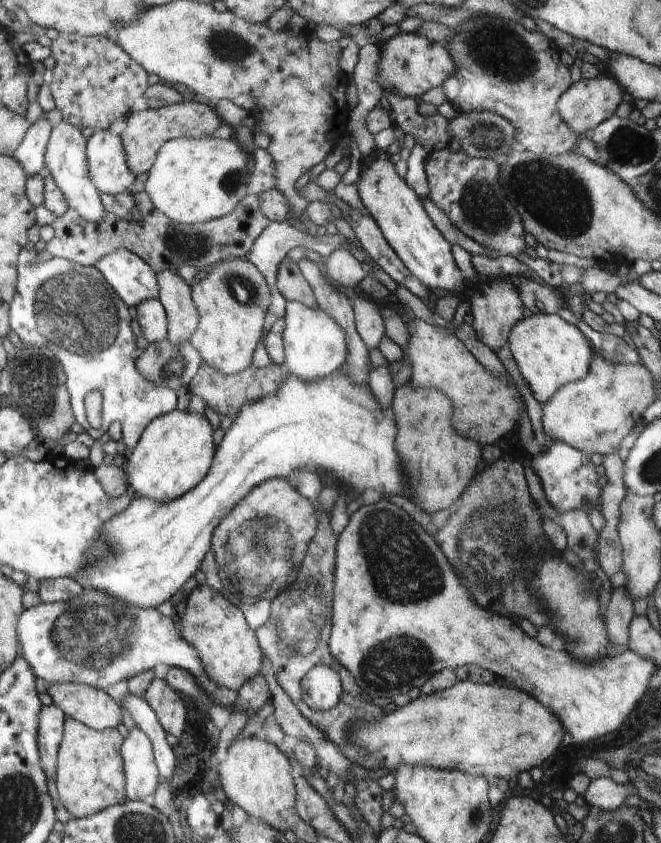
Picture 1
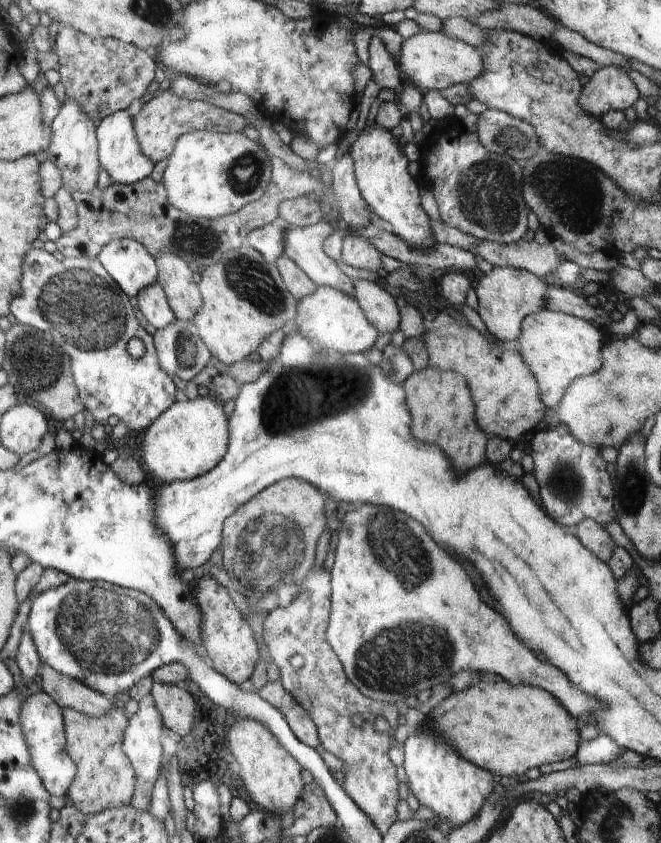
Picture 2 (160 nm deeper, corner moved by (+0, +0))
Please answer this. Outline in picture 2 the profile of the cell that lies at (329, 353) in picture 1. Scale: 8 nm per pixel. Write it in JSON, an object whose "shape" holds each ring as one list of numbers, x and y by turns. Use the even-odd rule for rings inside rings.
{"shape":[[319,286,316,293,298,301,294,324,305,337,310,337,324,350,332,349,342,354,368,352,381,332,366,318,361,303,355,297,329,286]]}

